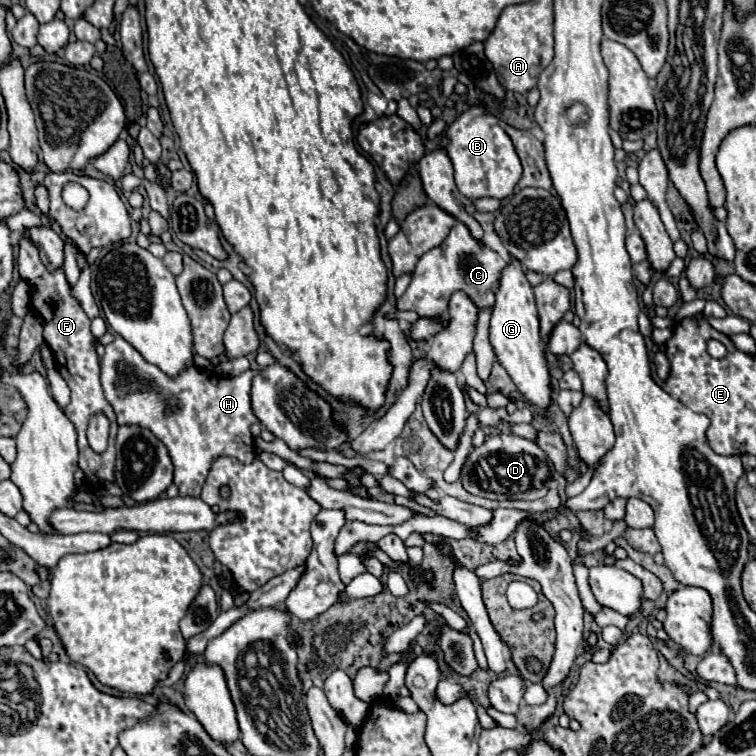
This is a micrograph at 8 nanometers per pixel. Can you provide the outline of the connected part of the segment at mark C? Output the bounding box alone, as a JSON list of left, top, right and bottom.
[397,223,507,315]

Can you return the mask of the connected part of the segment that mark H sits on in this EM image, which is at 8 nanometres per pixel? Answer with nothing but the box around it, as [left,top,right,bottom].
[101,335,259,497]

